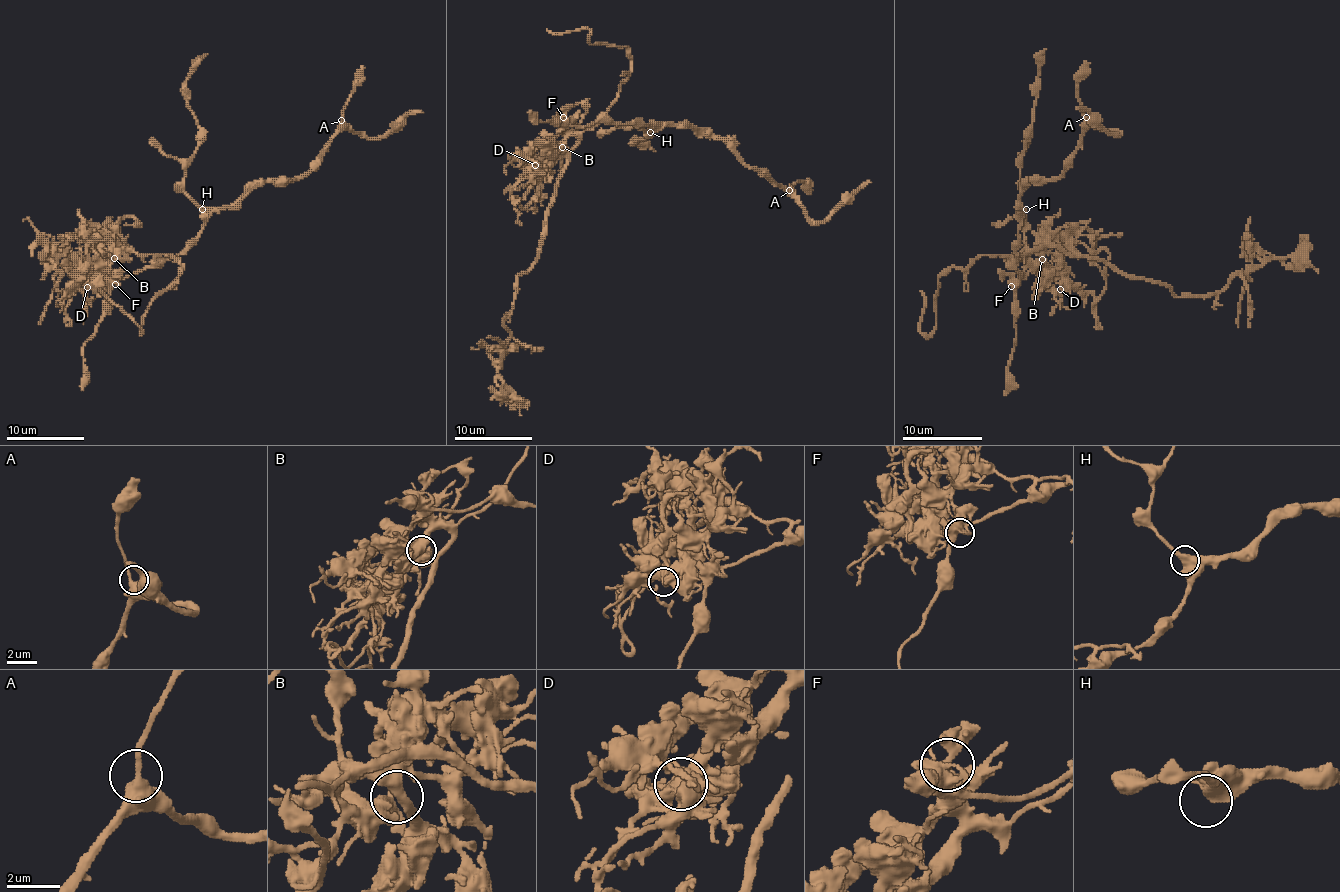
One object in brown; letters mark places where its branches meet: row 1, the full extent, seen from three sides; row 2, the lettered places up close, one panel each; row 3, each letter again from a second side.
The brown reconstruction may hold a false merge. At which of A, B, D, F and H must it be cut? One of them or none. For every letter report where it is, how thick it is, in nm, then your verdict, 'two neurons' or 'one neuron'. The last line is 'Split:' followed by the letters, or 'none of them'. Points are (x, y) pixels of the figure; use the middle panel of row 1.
A: at (789, 190); 550 nm thick; one neuron
B: at (562, 147); 460 nm thick; one neuron
D: at (535, 165); 480 nm thick; one neuron
F: at (563, 117); 440 nm thick; two neurons
H: at (650, 132); 500 nm thick; one neuron
Split: F

